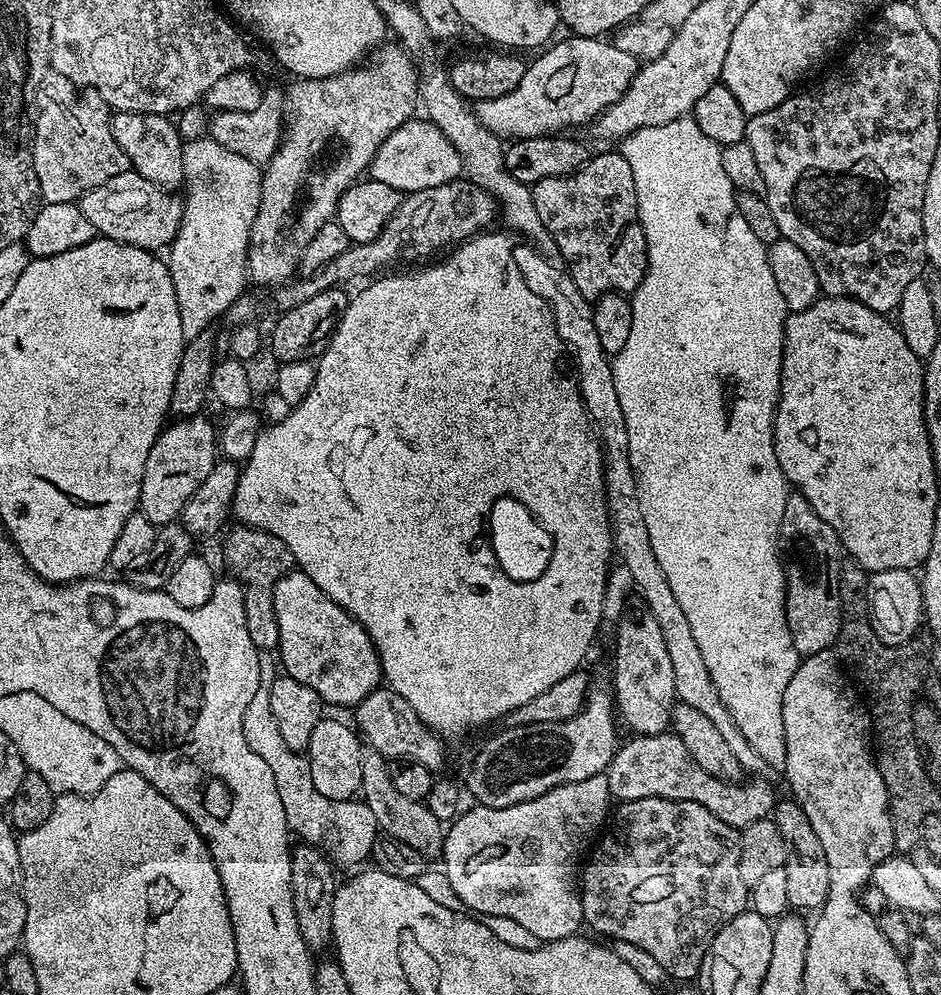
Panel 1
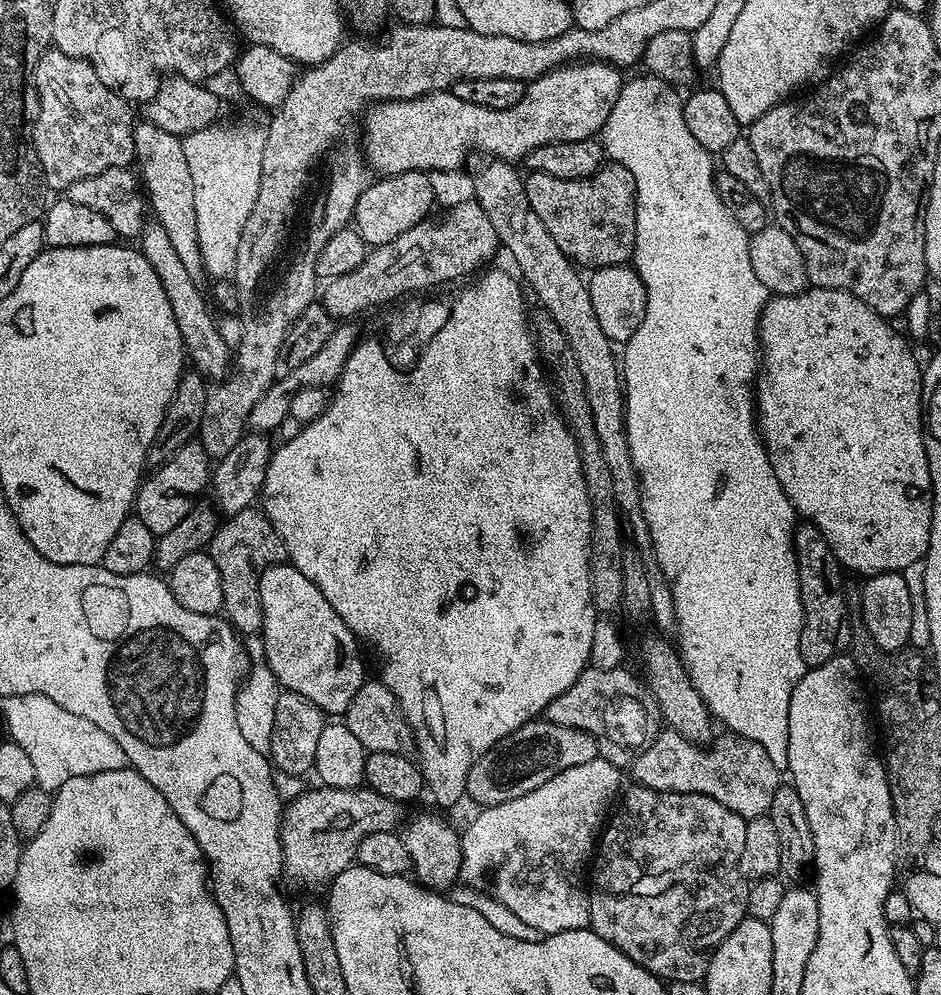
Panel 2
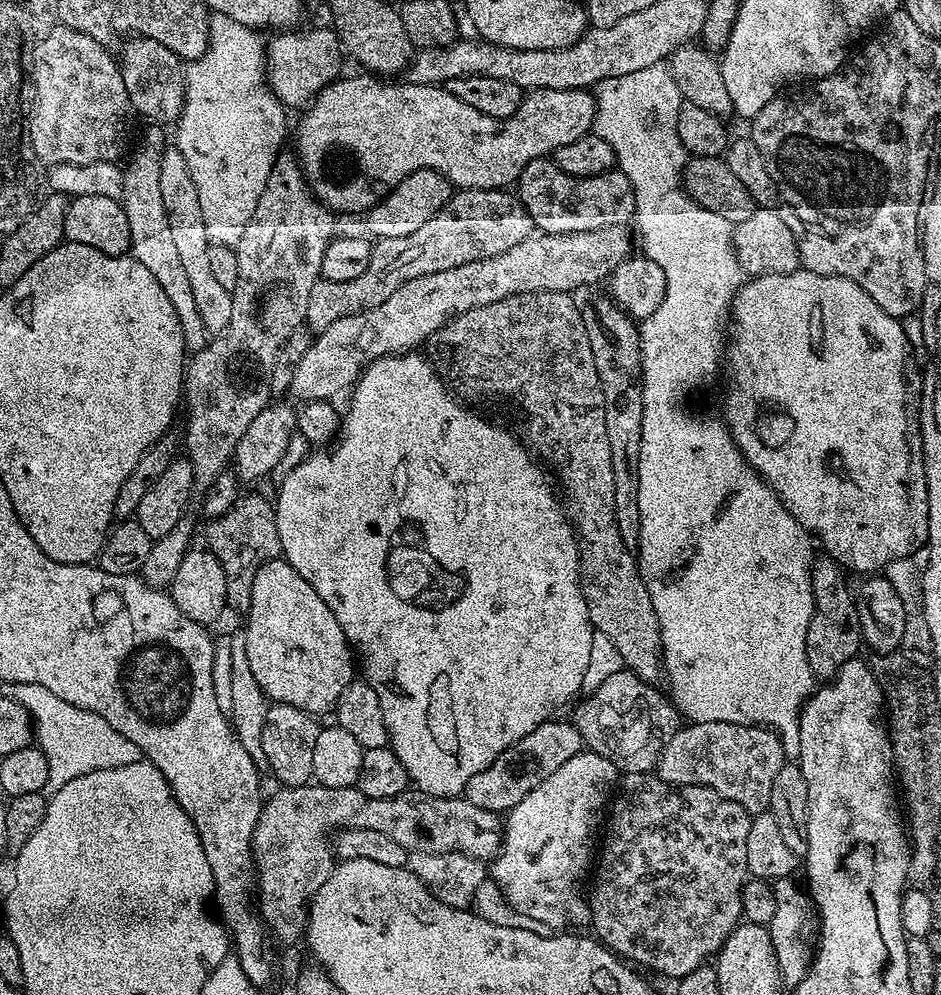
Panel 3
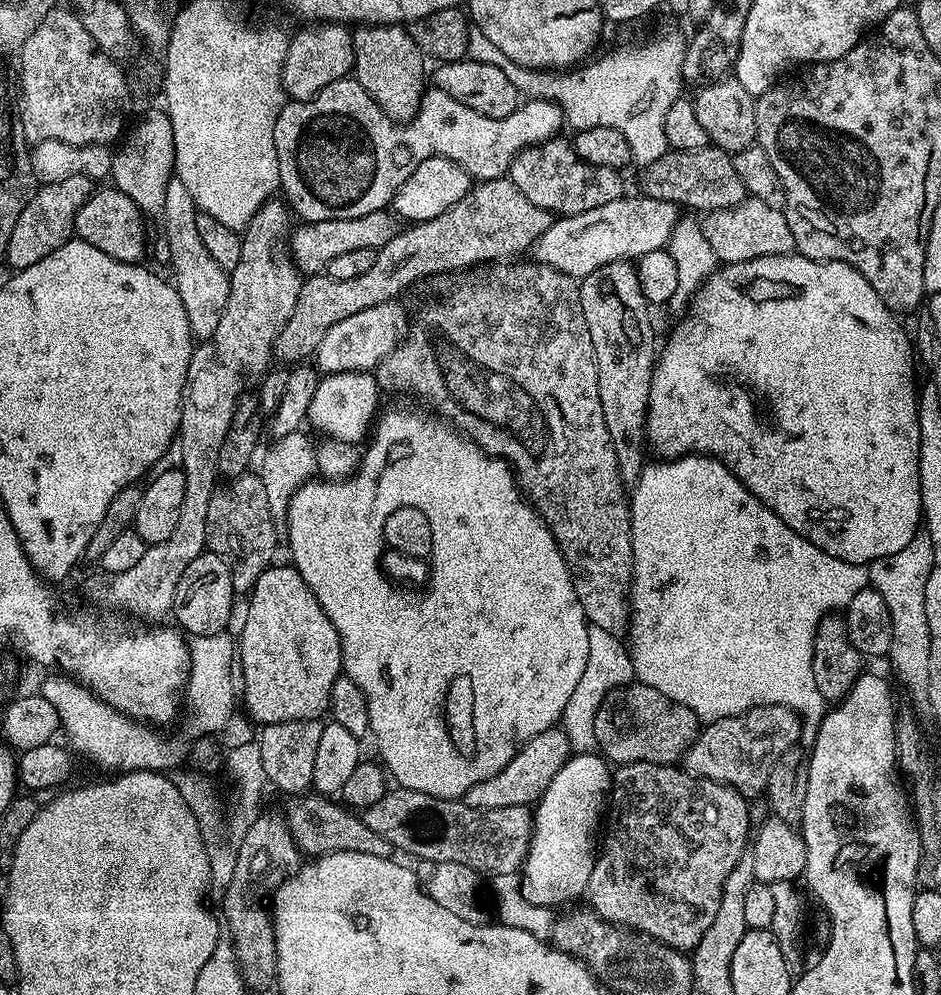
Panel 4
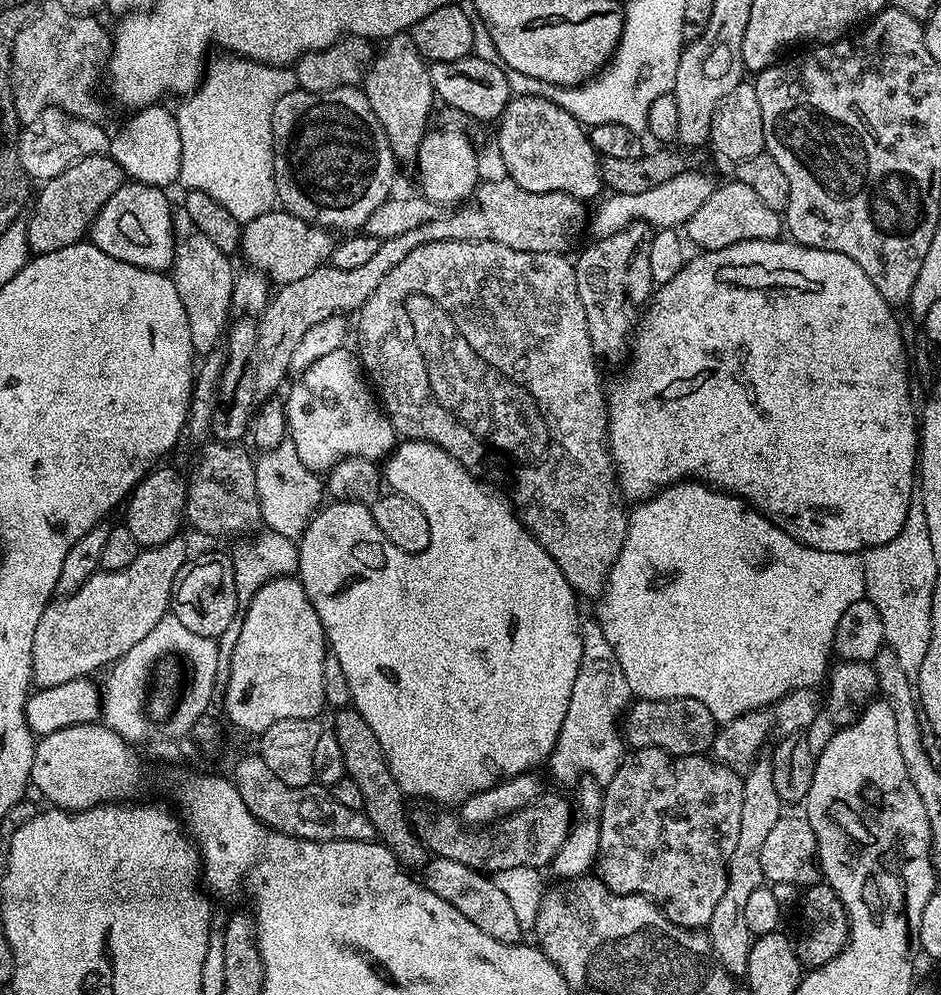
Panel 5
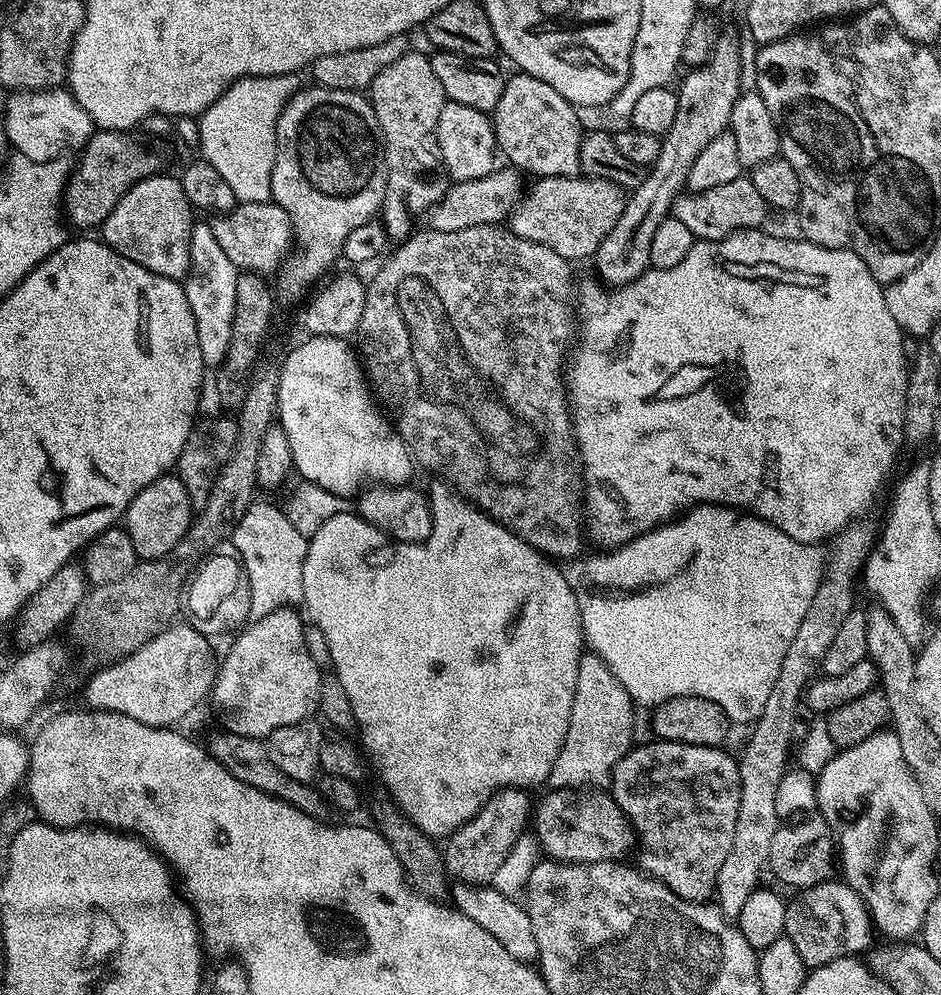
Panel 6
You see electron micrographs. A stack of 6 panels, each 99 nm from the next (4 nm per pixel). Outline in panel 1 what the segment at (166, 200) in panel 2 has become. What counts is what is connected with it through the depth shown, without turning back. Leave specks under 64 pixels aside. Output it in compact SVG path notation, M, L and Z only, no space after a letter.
M112 112L114 142L122 146L131 171L142 174L159 188L176 190L184 184L184 145L180 132L171 124L168 116L149 112Z

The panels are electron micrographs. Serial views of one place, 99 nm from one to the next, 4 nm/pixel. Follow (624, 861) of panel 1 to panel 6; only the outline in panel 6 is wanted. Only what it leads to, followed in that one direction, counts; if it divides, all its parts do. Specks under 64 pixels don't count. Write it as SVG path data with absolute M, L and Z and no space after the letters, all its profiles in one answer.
M649 739L649 744L637 743L613 766L610 783L610 795L615 798L616 804L624 811L628 821L632 824L635 839L644 847L644 860L648 875L660 880L674 894L678 894L683 900L704 902L715 893L718 870L722 870L722 862L726 862L726 854L730 854L730 846L734 846L734 826L738 822L738 806L740 805L740 765L735 755L723 752L723 747L694 746L683 744L673 740Z

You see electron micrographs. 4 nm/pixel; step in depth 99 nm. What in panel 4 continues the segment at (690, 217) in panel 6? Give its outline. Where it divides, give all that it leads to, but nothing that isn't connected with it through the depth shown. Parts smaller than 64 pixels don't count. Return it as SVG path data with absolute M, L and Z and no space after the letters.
M745 198L733 208L707 213L703 217L702 227L706 242L710 242L710 248L714 250L721 265L750 262L754 258L767 256L786 256L796 252L794 234L790 230L787 215L781 209L766 206L766 202L751 198Z

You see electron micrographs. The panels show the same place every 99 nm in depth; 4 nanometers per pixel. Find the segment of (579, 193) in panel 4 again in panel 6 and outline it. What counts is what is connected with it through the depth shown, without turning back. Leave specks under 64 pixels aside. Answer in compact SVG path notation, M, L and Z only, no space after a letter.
M517 71L515 75L505 79L502 98L498 98L498 106L490 114L499 155L503 159L505 156L508 159L505 161L521 173L529 172L532 178L581 175L581 113L576 105L562 98L554 86L538 78L522 71Z

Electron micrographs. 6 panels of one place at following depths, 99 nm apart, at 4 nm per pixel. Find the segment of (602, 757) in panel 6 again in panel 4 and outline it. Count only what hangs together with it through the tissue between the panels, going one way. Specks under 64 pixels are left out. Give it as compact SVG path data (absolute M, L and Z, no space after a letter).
M589 625L587 630L589 653L586 654L585 672L577 687L567 698L560 726L567 734L568 741L575 753L591 752L596 748L594 720L607 693L633 681L633 662L631 653L623 641L601 627Z

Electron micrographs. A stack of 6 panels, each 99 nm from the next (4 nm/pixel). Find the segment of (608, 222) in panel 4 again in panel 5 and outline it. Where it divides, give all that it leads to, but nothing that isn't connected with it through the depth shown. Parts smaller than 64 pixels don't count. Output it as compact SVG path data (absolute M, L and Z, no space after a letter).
M685 170L670 178L670 182L662 182L662 186L654 186L654 190L646 190L642 194L617 192L609 195L609 200L599 201L600 209L597 210L596 217L593 220L591 217L590 220L590 232L592 228L594 237L603 238L637 222L643 222L656 230L679 229L687 225L690 214L695 214L698 206L710 198L713 187L714 181L706 173Z

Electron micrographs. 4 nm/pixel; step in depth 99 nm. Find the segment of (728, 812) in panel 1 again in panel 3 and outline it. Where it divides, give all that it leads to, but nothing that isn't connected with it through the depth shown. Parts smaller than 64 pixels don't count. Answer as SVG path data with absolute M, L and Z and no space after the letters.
M692 722L682 726L666 742L654 772L668 784L701 784L712 788L722 798L730 798L730 802L738 802L738 806L755 814L769 811L770 790L785 763L782 742L770 728L730 722Z

